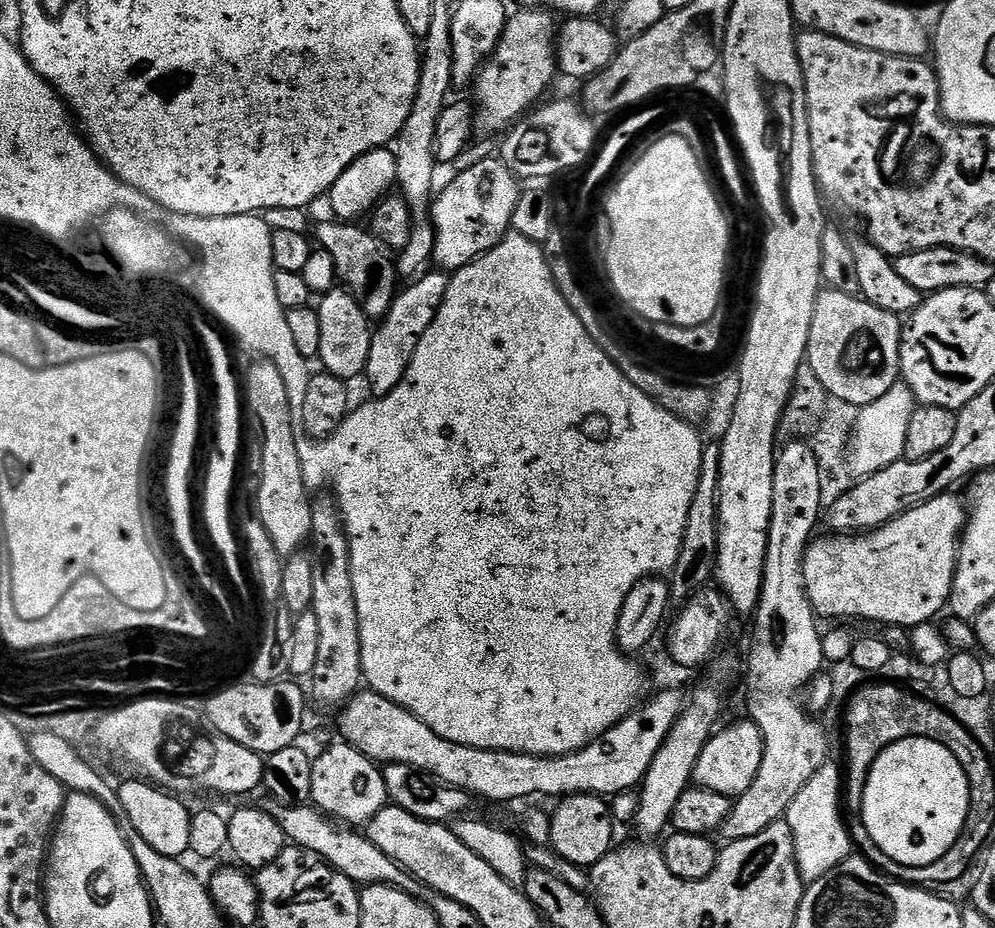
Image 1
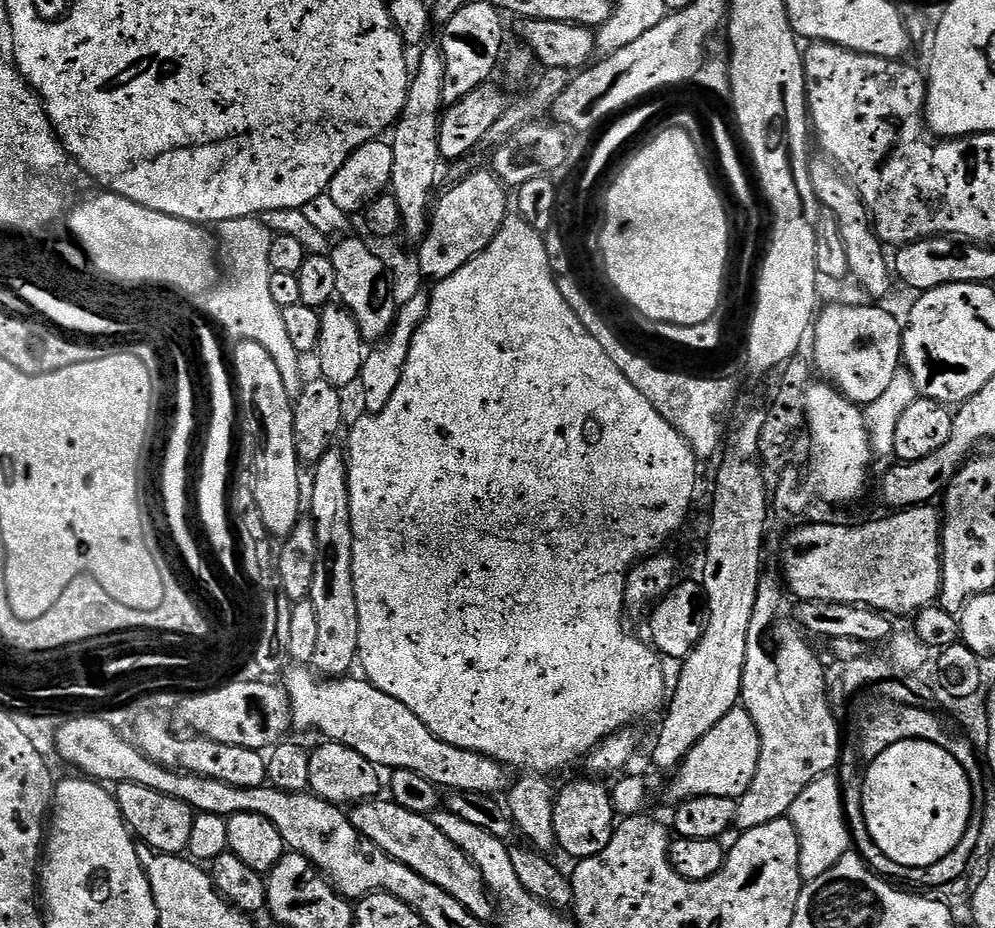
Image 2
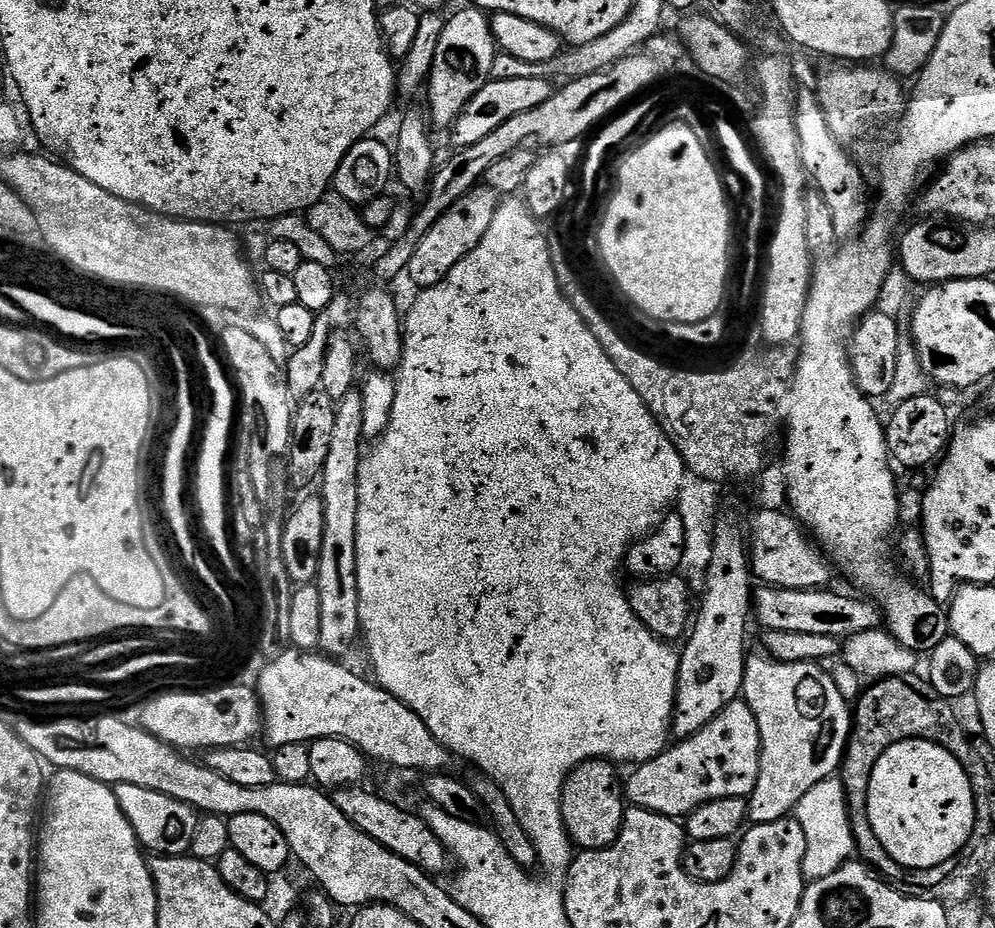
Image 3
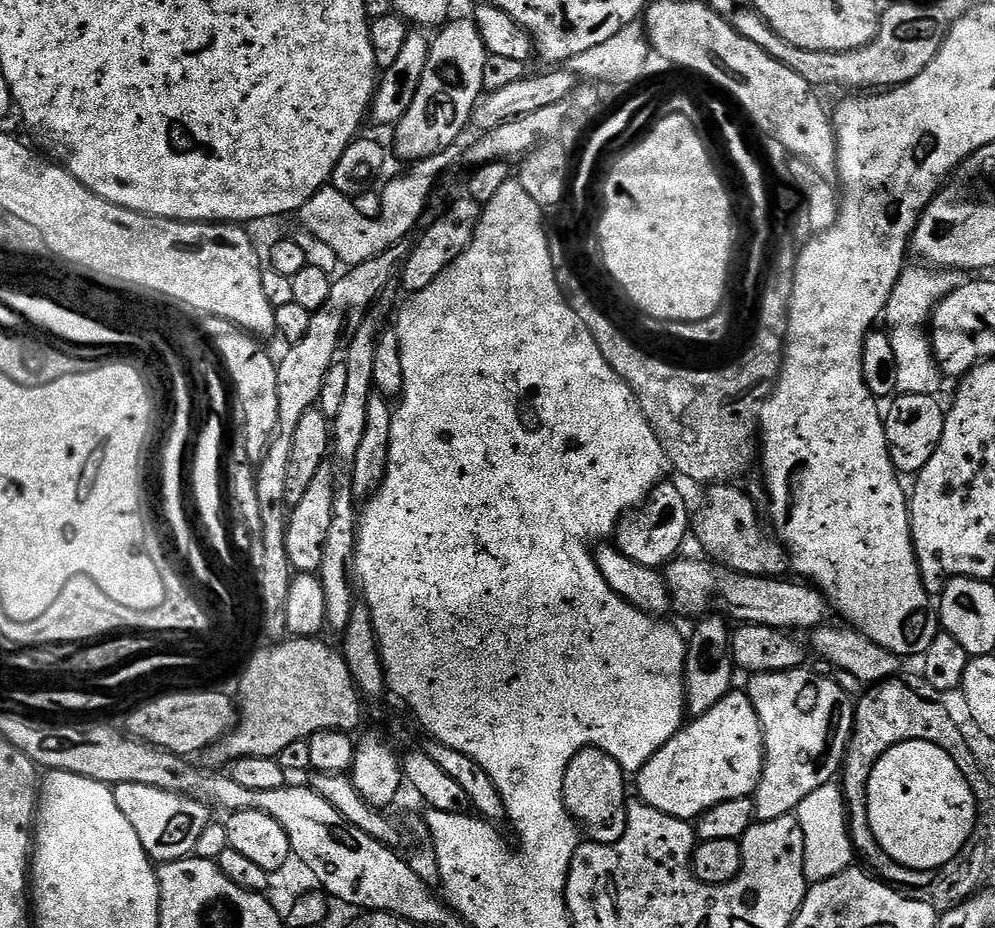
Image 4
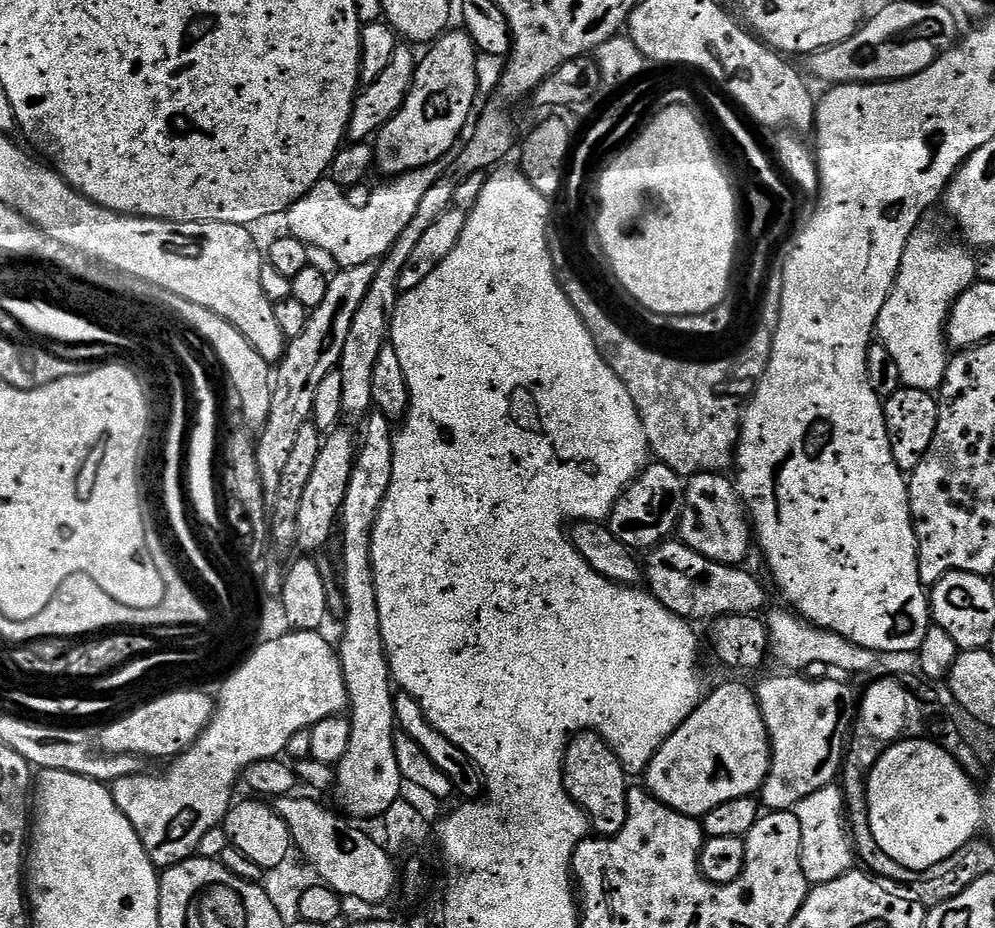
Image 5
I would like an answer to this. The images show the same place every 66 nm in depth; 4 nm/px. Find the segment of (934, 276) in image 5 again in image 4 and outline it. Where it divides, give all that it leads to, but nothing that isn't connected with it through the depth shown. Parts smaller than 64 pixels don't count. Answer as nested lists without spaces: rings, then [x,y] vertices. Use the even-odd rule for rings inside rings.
[[[908,266],[900,273],[882,320],[883,323],[888,323],[886,331],[890,338],[890,346],[894,346],[894,362],[898,370],[896,392],[936,396],[939,393],[942,373],[932,352],[930,317],[941,300],[945,300],[950,293],[966,283],[966,276],[965,273],[955,270],[941,270],[931,266],[919,267]]]

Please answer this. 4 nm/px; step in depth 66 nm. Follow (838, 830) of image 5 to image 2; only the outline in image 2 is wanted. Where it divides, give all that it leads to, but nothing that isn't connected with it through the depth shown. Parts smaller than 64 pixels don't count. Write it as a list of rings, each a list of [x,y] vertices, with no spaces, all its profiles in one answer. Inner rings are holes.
[[[835,775],[819,776],[794,802],[790,819],[800,843],[800,878],[807,882],[822,878],[830,866],[834,866],[850,850],[848,823],[844,815],[844,798],[840,790],[840,781]]]

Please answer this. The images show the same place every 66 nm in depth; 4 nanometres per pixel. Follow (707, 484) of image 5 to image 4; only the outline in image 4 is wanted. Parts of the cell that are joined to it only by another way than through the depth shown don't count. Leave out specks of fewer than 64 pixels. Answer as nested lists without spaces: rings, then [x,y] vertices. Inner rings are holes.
[[[714,484],[707,489],[704,505],[695,509],[691,531],[694,540],[705,548],[713,561],[719,562],[733,572],[741,572],[744,576],[771,576],[780,578],[789,571],[790,561],[787,551],[779,539],[767,527],[760,525],[760,512],[756,504],[732,484]]]

